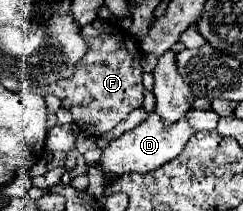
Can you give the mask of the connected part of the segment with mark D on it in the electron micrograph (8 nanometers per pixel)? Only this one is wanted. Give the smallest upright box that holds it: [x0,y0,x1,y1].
[97,112,193,178]

